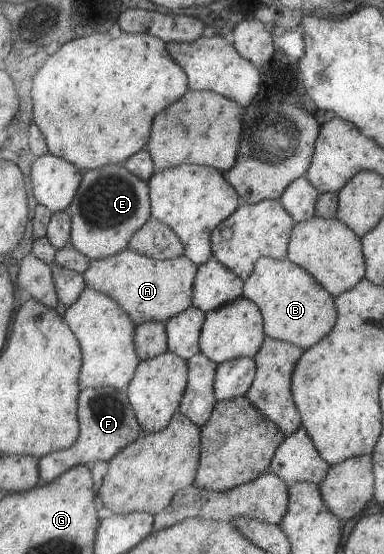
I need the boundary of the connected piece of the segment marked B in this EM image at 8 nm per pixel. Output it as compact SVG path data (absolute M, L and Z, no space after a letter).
M266 256L258 258L255 269L245 281L242 297L252 300L256 307L260 309L264 336L295 345L301 350L307 350L309 347L316 345L325 335L331 332L336 321L334 298L307 271L287 259L275 260Z

